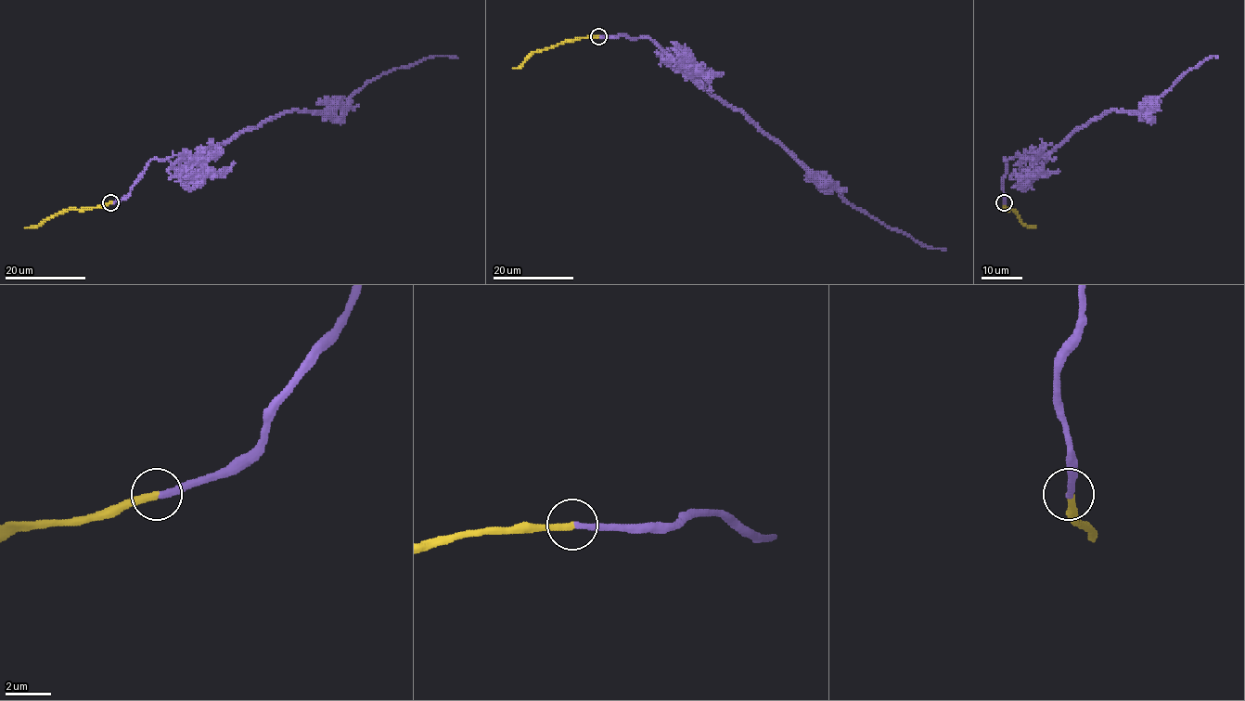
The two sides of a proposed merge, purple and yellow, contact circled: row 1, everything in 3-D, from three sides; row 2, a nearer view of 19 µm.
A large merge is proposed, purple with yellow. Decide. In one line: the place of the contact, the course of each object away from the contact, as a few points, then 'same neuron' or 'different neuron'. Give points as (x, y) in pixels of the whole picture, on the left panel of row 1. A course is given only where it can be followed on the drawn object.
at (110, 202); purple runs (111, 202), (122, 200), (152, 160), (204, 155), (284, 112), (345, 103), (383, 73), (434, 56), (458, 57); yellow runs (110, 202), (70, 209), (37, 227), (25, 227); same neuron

